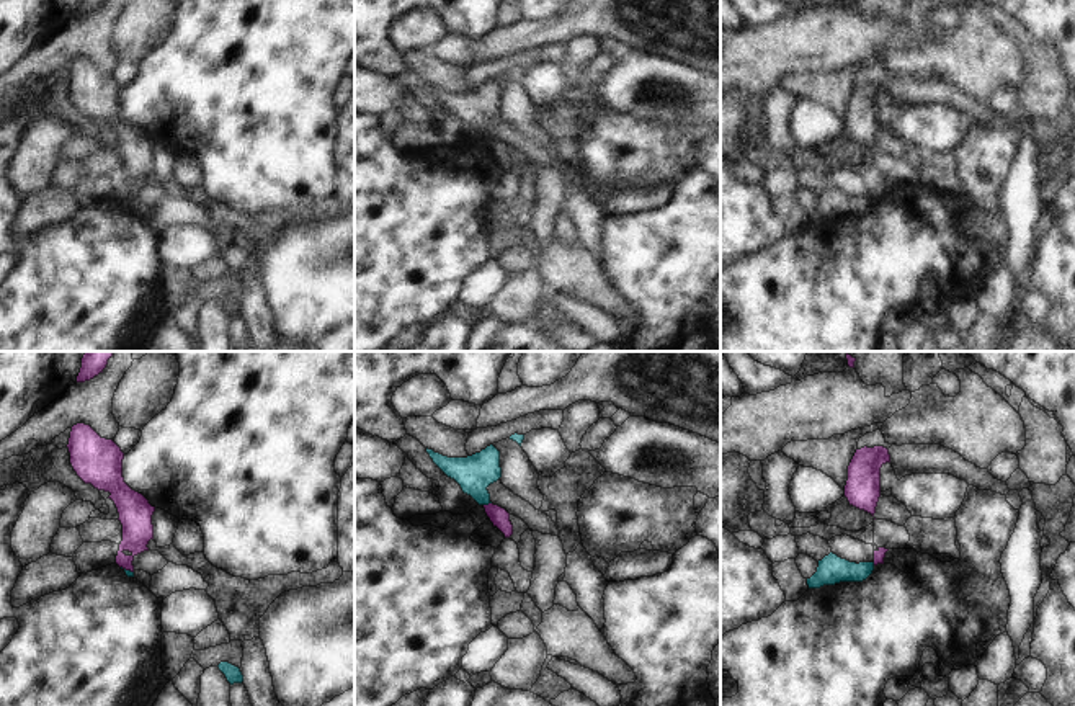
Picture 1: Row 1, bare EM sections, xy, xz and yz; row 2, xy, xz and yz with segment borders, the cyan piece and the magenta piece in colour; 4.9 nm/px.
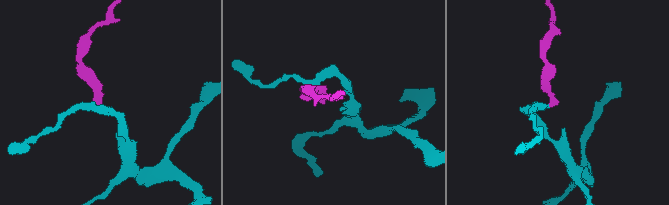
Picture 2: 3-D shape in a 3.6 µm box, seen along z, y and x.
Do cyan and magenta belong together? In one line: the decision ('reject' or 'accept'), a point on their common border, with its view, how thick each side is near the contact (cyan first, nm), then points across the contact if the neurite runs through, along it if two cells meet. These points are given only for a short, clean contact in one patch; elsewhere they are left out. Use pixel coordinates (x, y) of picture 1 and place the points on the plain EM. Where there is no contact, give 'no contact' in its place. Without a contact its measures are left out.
reject; contact xz (487, 138); calibres 180 and 90 nm; border xz (490, 136), (484, 139)

